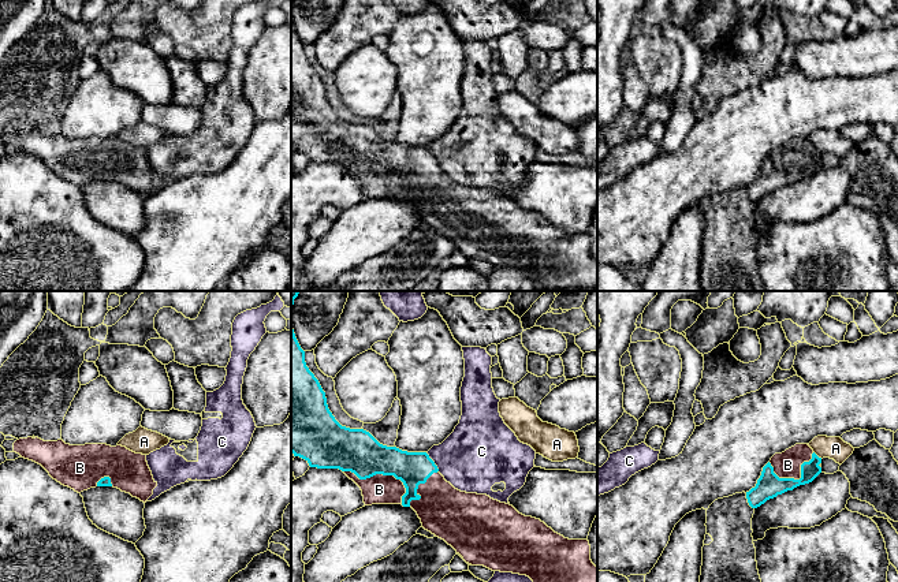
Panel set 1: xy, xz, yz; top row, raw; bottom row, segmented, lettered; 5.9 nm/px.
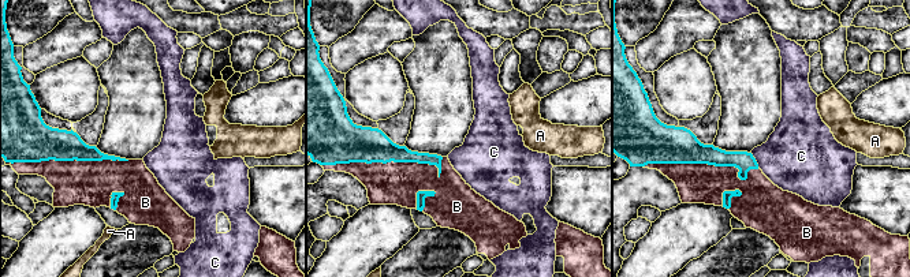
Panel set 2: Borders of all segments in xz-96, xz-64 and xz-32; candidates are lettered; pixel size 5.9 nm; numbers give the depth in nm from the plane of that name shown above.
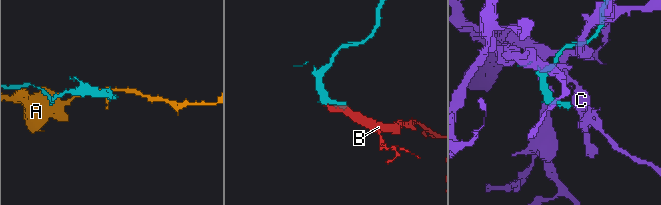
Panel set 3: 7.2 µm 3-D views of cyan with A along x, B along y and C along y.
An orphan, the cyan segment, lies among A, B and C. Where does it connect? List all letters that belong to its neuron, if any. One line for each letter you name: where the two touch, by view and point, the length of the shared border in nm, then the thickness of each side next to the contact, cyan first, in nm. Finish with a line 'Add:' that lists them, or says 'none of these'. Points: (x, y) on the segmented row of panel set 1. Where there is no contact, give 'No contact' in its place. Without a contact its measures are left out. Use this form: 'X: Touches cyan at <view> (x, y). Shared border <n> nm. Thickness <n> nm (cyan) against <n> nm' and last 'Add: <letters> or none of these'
B: Touches cyan at xz (383, 474). Shared border 400 nm. Thickness 260 nm (cyan) against 180 nm
Add: B

